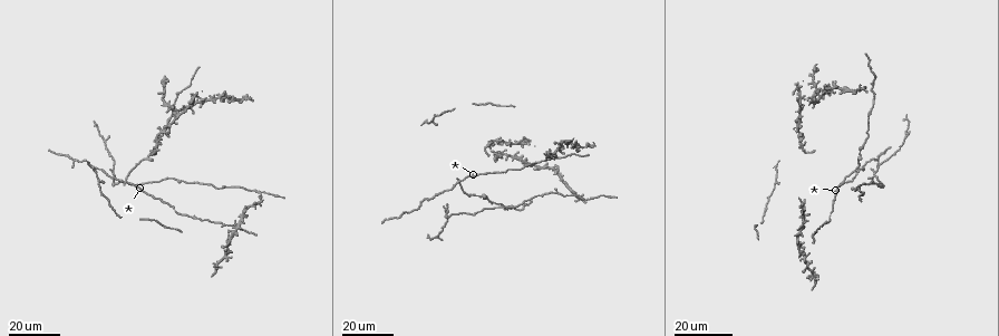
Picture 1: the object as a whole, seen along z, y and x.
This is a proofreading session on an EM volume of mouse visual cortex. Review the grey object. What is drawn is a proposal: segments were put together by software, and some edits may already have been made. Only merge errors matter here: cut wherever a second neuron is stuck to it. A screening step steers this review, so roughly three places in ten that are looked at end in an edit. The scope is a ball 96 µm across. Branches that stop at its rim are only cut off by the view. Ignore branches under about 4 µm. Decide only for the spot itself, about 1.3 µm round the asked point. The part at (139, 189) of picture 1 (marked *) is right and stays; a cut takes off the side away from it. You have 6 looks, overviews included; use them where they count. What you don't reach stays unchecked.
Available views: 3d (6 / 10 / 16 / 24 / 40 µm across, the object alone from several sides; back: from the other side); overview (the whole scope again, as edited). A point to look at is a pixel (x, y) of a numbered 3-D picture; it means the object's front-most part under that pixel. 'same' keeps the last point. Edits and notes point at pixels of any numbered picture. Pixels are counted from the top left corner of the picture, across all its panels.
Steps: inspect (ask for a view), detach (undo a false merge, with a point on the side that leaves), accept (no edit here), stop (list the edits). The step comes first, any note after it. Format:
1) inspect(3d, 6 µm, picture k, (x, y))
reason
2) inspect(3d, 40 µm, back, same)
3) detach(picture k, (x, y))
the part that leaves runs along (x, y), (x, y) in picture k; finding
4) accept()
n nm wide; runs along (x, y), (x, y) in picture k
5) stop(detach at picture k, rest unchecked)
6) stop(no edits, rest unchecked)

inspect(3d, 16 µm, picture 1, (125, 179))

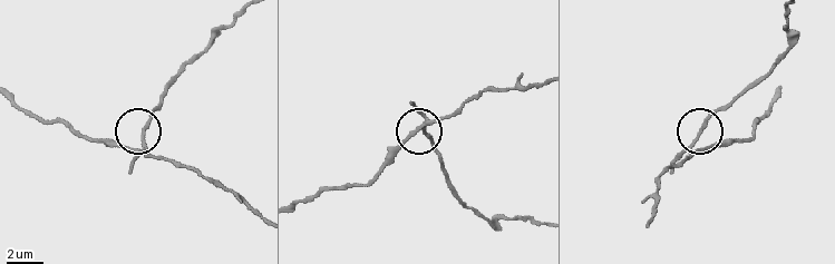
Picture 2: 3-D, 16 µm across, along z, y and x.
inspect(3d, 6 µm, picture 2, (142, 143))

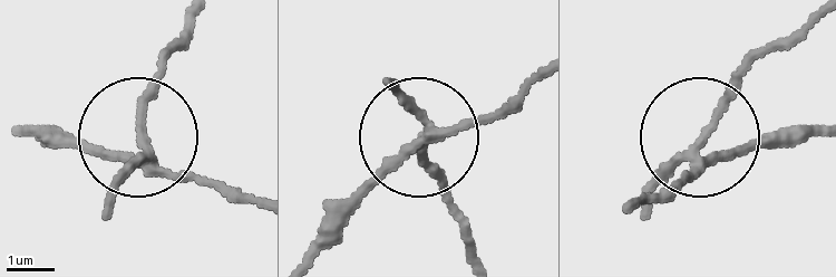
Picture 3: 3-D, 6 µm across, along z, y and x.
detach(picture 3, (108, 200))
the part that leaves runs along (147, 145), (147, 101), (187, 17) in picture 3; two neurons meet here

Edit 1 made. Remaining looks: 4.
inspect(3d, 16 µm, picture 1, (112, 183))
a narrow waist

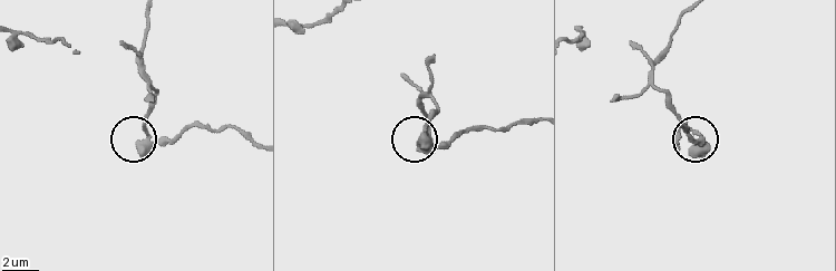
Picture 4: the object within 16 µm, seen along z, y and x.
inspect(3d, 6 µm, picture 4, (144, 127))
zoom in

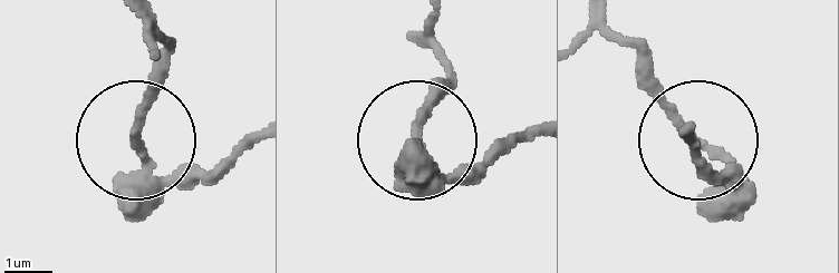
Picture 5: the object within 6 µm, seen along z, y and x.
inspect(3d, 6 µm, back, picture 5, (138, 137))
from behind

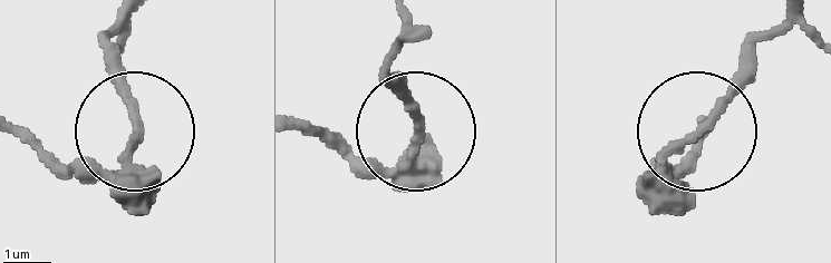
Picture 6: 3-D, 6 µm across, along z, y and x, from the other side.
detach(picture 6, (135, 111))
the part that leaves runs along (126, 158), (138, 114), (114, 55), (118, 18) in picture 6; a second neuron is stuck on

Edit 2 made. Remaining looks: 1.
stop(detach at picture 3, detach at picture 6, rest unchecked)

